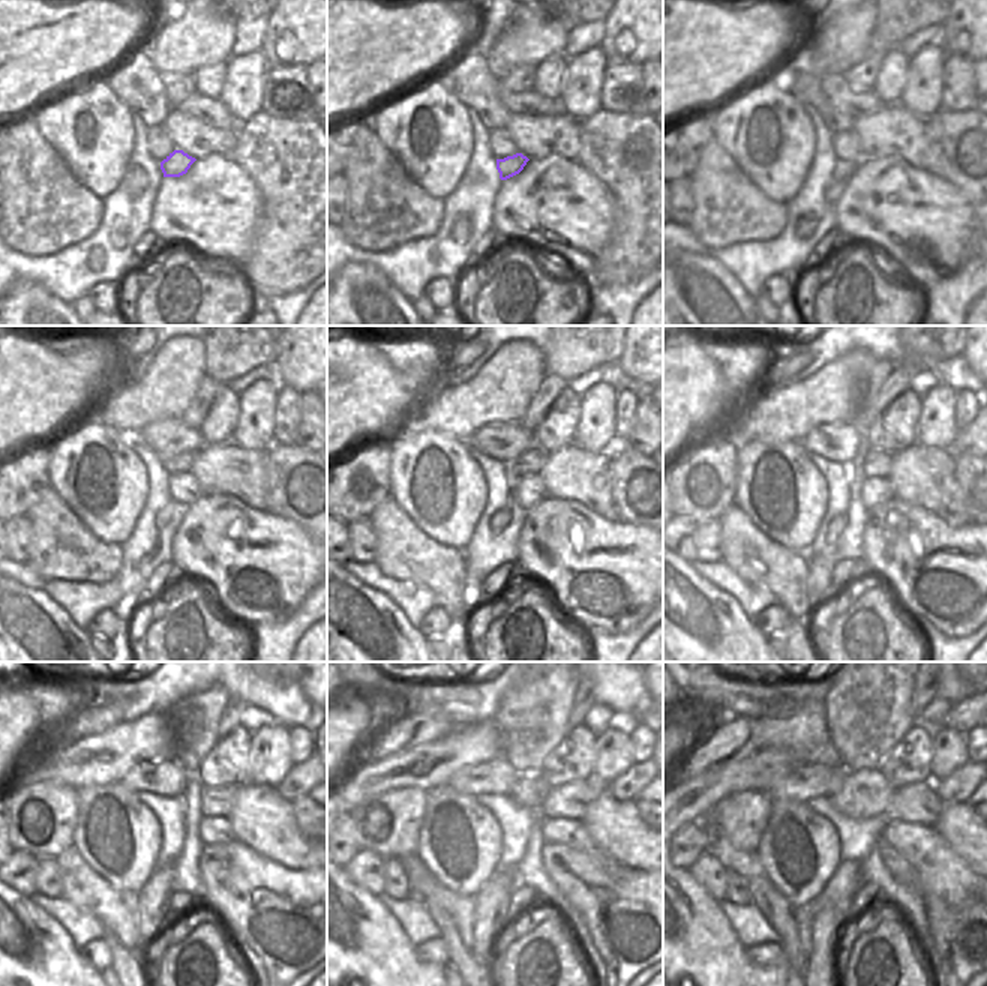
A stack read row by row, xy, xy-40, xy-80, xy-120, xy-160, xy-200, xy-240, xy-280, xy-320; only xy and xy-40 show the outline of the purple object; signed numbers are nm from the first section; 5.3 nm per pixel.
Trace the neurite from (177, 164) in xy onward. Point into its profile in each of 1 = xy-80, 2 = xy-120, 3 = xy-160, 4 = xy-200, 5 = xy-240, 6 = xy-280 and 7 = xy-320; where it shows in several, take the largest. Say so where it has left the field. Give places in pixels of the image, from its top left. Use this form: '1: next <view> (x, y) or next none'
1: next xy-80 (843, 171)
2: next xy-120 (164, 515)
3: next xy-160 (498, 523)
4: next xy-200 (821, 566)
5: next xy-240 (153, 898)
6: next xy-280 (492, 901)
7: next xy-320 (827, 923)

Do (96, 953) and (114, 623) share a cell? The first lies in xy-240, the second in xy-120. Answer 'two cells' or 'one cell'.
one cell

